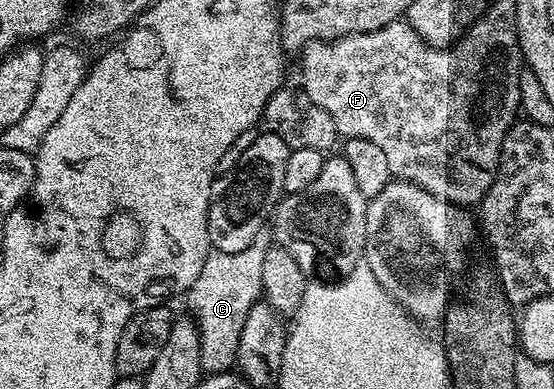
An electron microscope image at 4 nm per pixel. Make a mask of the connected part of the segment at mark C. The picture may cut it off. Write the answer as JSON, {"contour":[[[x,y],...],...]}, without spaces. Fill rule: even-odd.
{"contour":[[[259,231],[249,248],[241,252],[225,253],[212,250],[204,267],[185,296],[190,315],[198,328],[201,342],[202,368],[206,373],[228,373],[235,366],[237,344],[242,325],[255,302],[262,297],[261,269],[265,252],[273,244],[270,231]]]}

